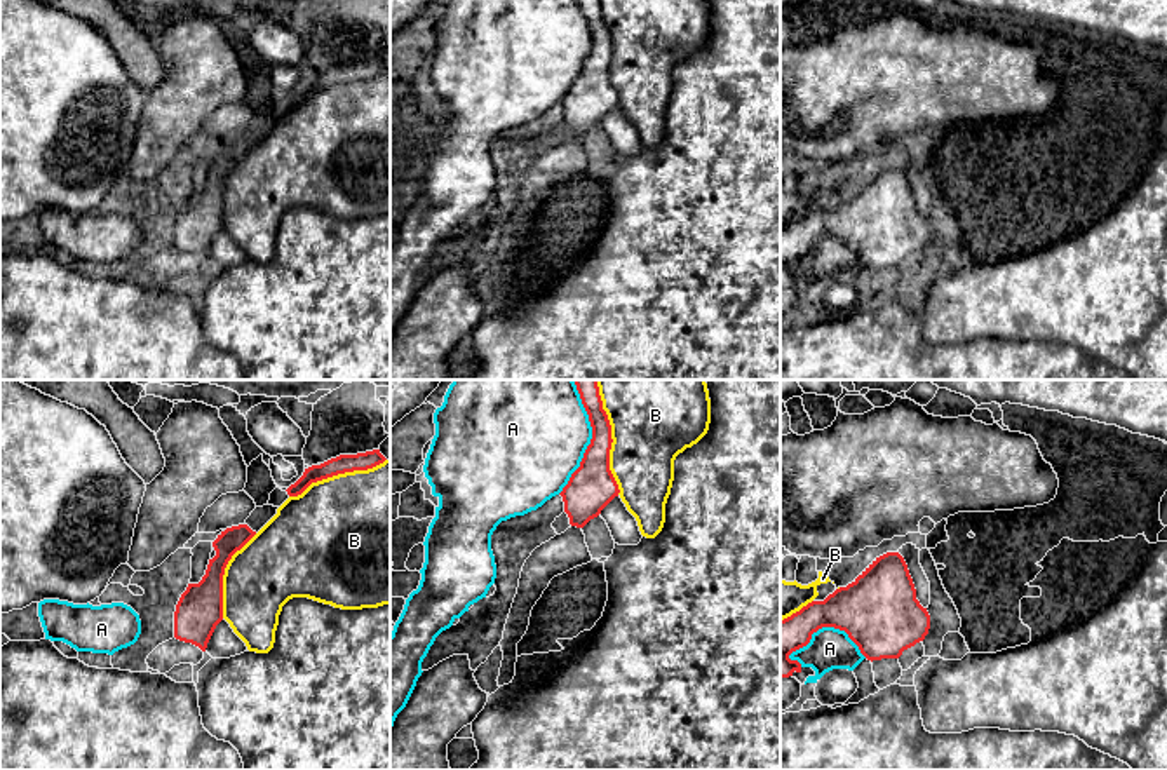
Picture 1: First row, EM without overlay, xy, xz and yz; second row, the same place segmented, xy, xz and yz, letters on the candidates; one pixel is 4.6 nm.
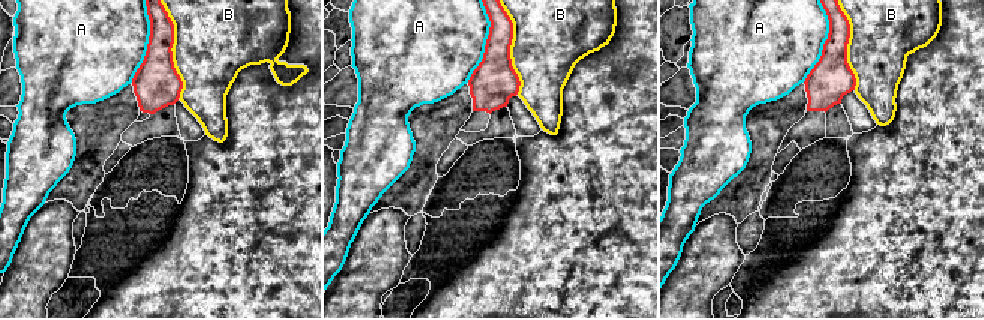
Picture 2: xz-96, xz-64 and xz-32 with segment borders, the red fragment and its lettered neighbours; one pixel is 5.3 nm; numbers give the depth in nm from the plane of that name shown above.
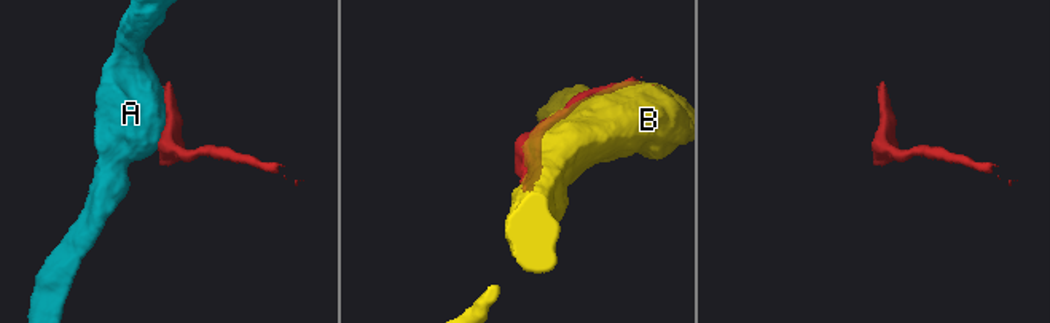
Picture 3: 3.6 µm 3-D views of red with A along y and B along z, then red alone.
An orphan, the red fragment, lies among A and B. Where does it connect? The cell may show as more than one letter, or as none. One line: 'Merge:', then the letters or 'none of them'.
Merge: none of them

